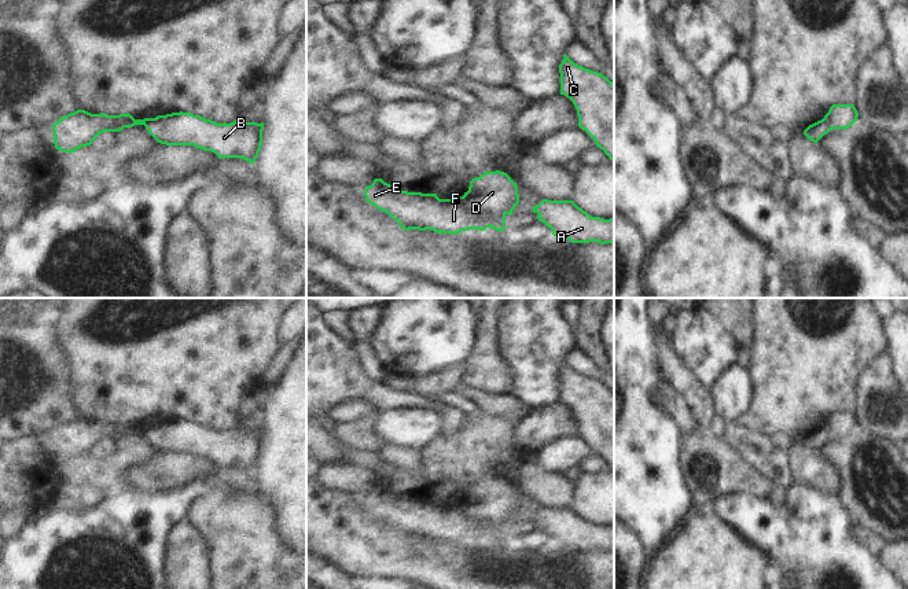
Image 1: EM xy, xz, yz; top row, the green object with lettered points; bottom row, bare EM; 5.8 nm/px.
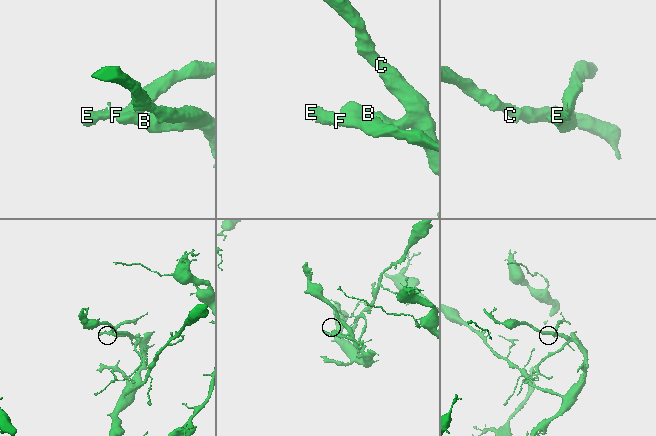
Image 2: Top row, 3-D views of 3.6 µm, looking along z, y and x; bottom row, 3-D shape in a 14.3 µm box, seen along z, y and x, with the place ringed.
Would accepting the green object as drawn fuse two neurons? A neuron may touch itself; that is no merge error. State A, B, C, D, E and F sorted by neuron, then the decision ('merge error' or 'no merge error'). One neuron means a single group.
A B C D / E F; merge error

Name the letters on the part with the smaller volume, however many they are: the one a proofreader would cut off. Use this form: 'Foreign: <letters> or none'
Foreign: E, F

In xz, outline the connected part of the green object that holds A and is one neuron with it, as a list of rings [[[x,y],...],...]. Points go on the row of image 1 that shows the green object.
[[[543,199],[532,211],[538,214],[538,221],[544,222],[556,238],[571,243],[614,243],[614,218],[591,217],[573,200]]]

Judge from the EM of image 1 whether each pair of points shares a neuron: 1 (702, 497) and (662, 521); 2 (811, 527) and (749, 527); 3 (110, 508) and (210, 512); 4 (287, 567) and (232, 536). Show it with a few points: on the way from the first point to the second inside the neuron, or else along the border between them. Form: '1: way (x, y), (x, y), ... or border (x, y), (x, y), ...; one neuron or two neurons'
1: border (682, 472), (691, 504); two neurons
2: way (796, 529), (764, 529); one neuron
3: border (214, 490), (202, 496), (188, 515); two neurons
4: way (274, 567), (264, 567), (246, 549); one neuron

